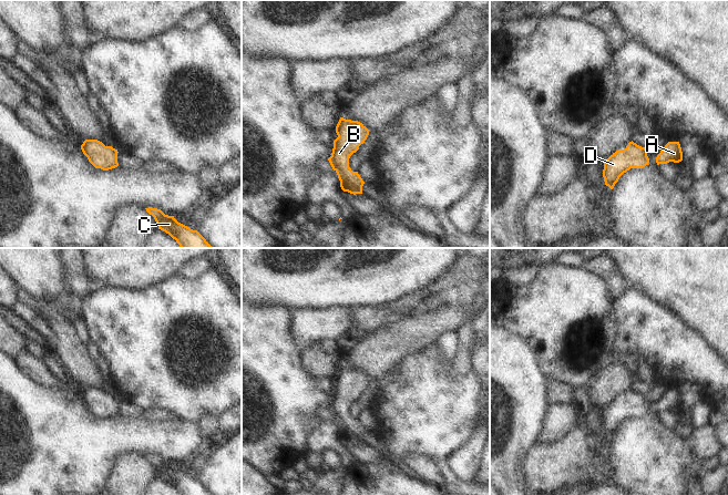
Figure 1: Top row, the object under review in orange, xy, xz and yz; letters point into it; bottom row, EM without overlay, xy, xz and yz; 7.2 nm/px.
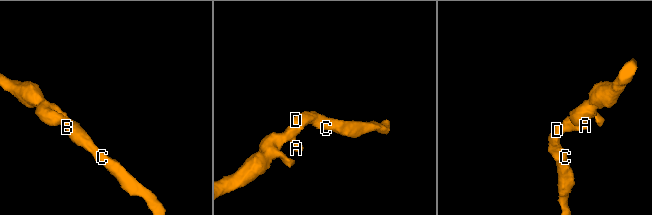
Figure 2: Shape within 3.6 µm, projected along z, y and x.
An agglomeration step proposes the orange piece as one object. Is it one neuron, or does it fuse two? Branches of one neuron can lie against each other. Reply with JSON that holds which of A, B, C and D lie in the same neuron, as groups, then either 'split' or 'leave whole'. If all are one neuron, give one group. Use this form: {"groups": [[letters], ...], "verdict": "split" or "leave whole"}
{"groups": [["A", "B", "C", "D"]], "verdict": "leave whole"}

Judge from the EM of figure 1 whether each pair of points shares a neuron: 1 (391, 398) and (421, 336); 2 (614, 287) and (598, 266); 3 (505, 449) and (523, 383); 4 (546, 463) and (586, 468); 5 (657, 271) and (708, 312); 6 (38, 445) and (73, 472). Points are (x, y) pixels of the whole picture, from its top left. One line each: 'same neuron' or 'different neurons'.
1: different neurons
2: same neuron
3: same neuron
4: same neuron
5: same neuron
6: same neuron

